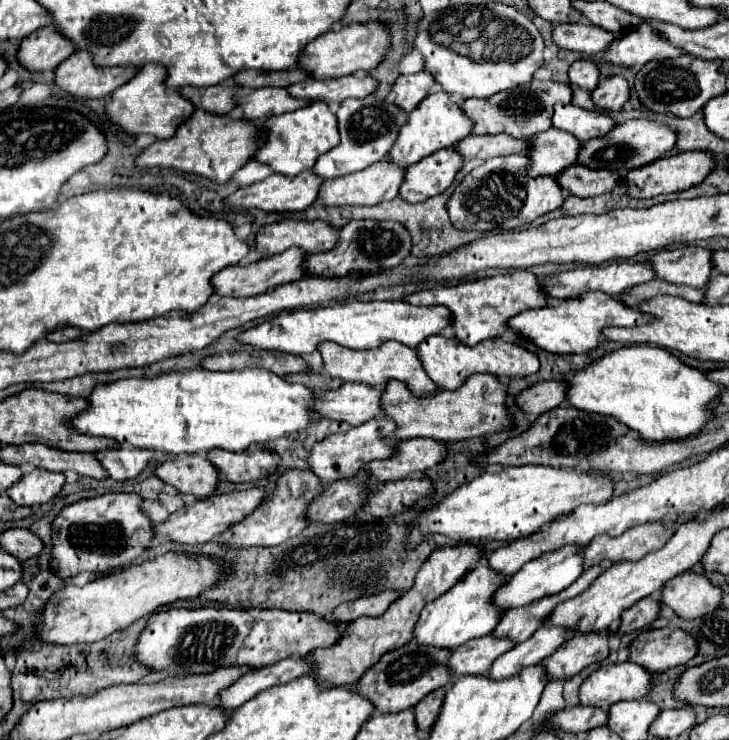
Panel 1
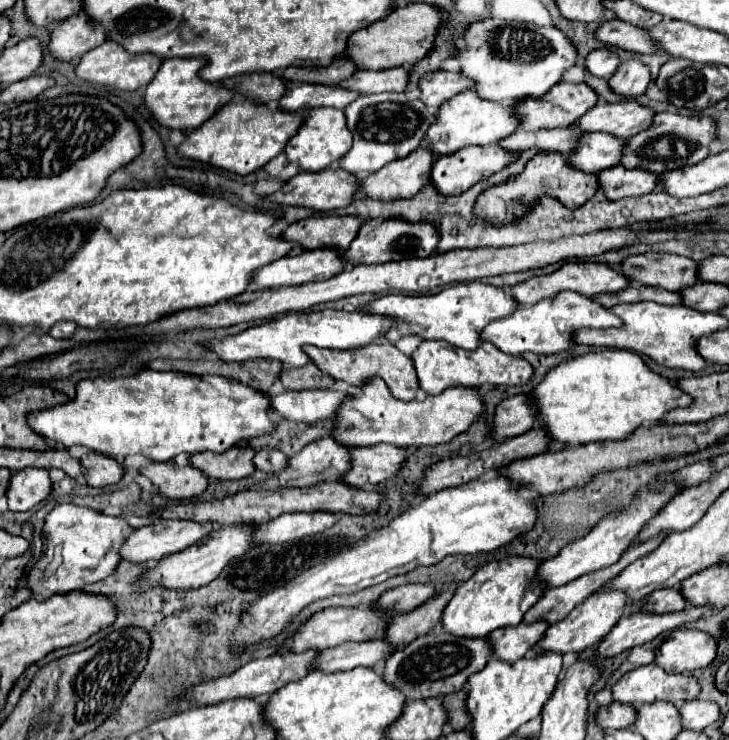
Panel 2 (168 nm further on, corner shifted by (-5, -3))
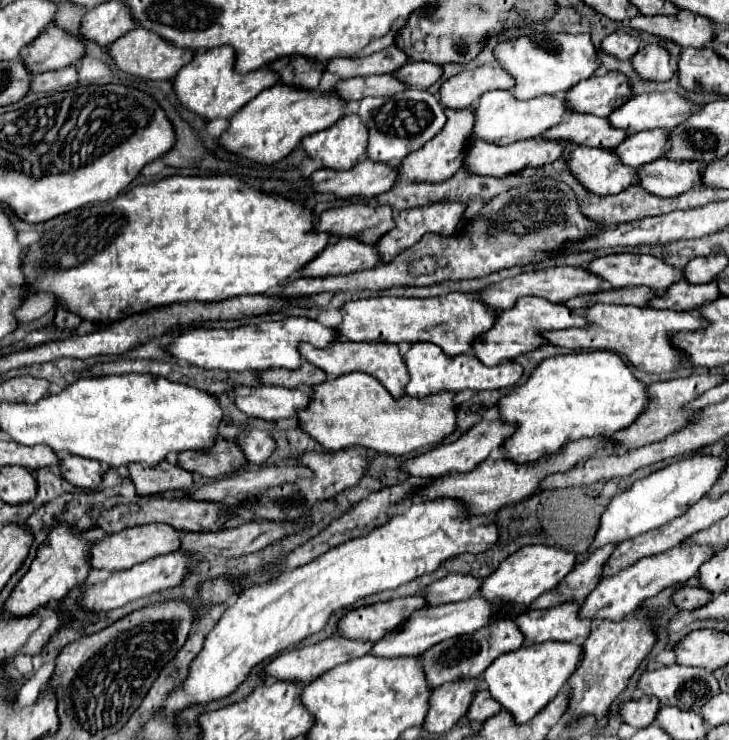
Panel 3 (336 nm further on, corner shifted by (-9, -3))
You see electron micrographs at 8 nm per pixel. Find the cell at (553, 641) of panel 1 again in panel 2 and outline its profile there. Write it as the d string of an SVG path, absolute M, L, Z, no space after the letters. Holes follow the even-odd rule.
M610 589L610 591L598 591L594 595L590 595L588 599L584 599L582 605L574 607L570 611L570 615L558 623L554 623L546 635L542 637L542 641L538 643L540 651L556 651L556 653L582 653L584 649L598 645L600 639L604 639L610 629L618 623L618 619L624 615L626 609L626 593L620 589Z

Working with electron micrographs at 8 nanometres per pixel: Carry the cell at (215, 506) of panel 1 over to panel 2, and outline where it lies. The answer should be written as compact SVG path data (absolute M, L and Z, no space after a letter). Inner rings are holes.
M158 521L140 529L134 529L122 545L122 559L132 563L158 561L174 551L198 543L212 531L212 523L194 521Z

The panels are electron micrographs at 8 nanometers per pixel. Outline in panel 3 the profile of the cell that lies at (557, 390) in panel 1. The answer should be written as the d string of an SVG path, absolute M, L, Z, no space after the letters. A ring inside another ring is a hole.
M492 419L492 421L480 421L478 425L474 425L470 431L466 431L458 441L448 443L448 445L438 445L414 459L408 459L402 465L402 471L414 475L414 477L424 477L424 479L434 479L434 477L442 477L450 471L454 473L466 473L476 469L476 465L480 465L494 447L500 447L508 437L512 437L516 431L516 427L512 423L506 423L502 419Z

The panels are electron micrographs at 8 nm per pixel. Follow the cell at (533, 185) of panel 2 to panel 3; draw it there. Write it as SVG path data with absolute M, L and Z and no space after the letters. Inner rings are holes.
M576 147L568 159L568 171L594 195L616 195L636 185L636 169L626 167L610 149Z

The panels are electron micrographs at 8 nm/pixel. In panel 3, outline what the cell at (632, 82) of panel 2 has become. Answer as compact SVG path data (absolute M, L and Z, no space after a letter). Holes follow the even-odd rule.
M646 45L632 57L634 71L644 81L668 81L674 71L670 69L670 55L660 45Z

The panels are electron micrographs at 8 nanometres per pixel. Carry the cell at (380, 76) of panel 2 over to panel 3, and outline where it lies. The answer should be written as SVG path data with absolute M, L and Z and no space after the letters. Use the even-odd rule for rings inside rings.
M408 61L406 65L402 65L400 69L396 69L392 73L398 81L402 81L406 87L416 87L416 89L428 89L430 85L434 85L438 81L438 77L442 75L442 67L440 65L432 65L426 61Z

